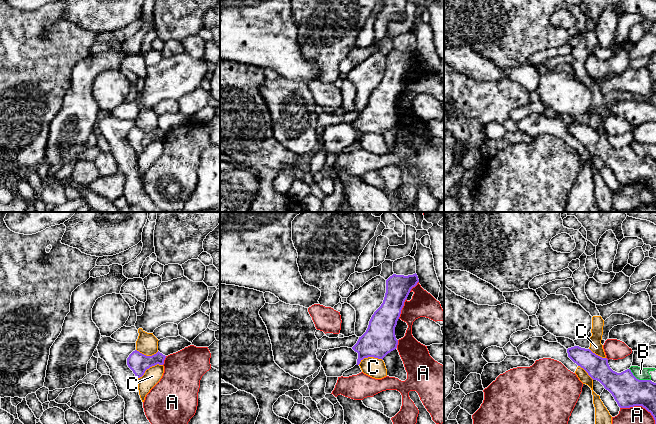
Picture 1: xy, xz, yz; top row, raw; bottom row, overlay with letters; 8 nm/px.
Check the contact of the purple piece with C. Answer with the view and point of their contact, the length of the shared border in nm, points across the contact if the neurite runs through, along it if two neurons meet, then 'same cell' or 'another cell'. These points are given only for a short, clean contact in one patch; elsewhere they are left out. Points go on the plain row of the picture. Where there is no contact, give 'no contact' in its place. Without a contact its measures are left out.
meets purple in xy at (149, 143); contact 240 nm long; border along xy (162, 140), (150, 142), (138, 154); another cell

